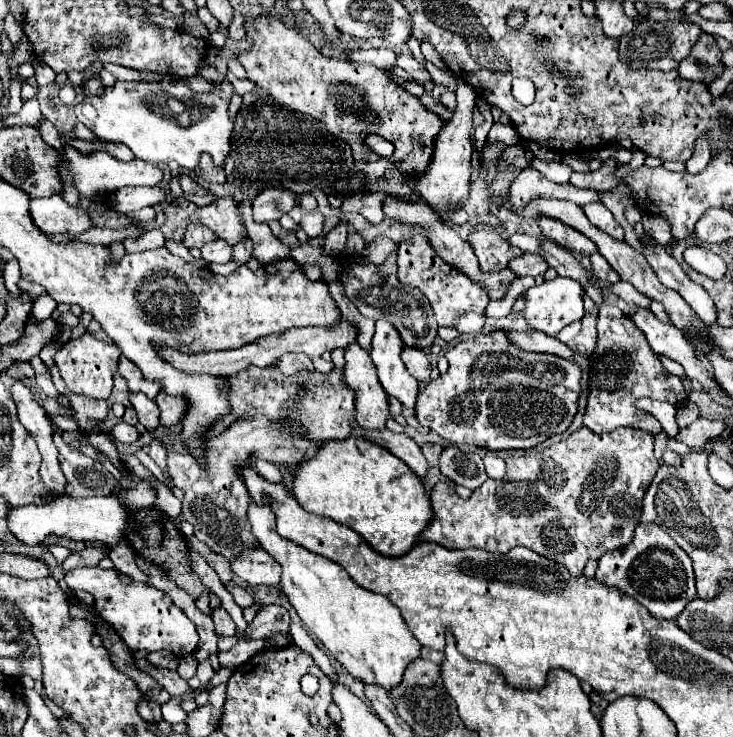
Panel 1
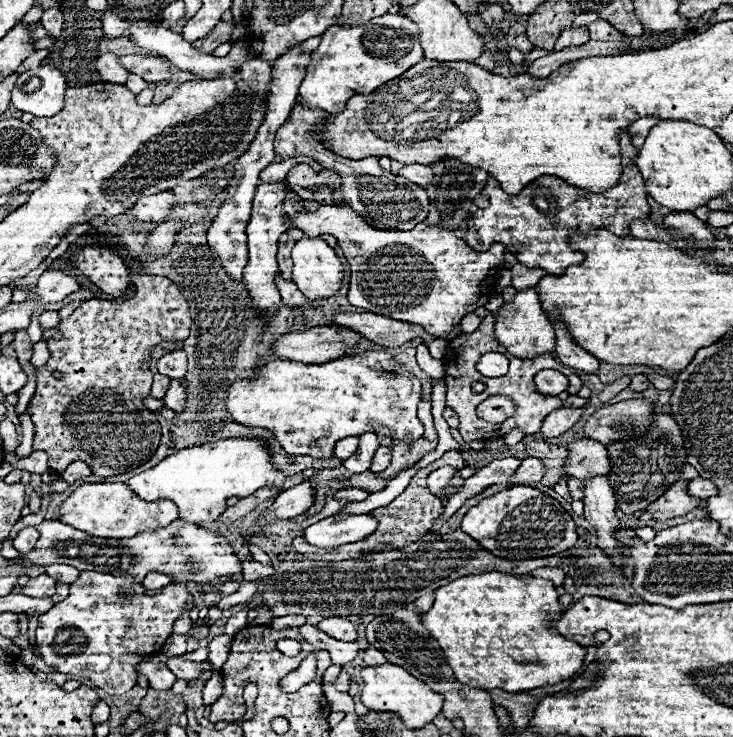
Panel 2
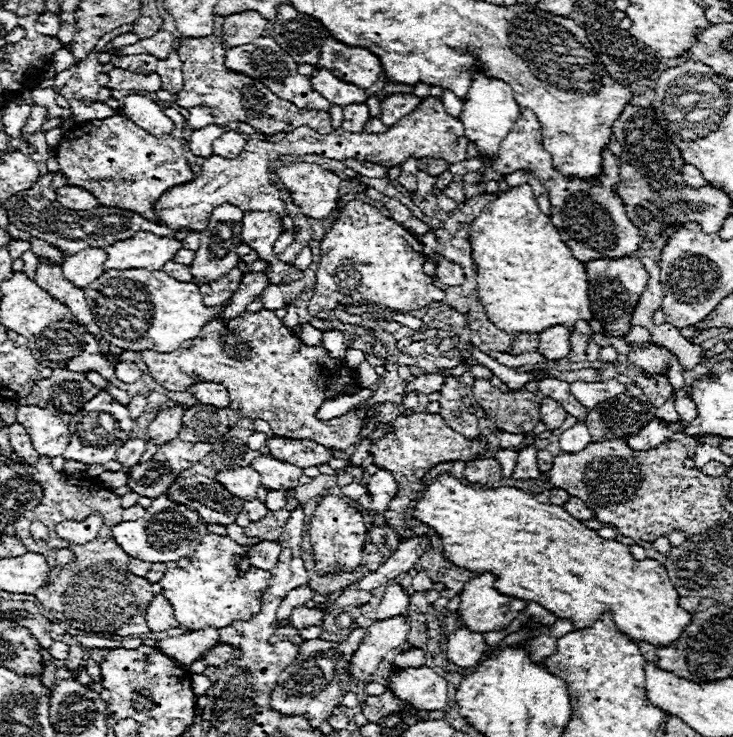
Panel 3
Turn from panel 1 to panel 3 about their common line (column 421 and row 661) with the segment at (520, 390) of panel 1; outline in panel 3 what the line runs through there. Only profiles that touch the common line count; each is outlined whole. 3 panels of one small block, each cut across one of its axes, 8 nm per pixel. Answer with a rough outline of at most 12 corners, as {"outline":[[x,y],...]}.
{"outline":[[410,650],[396,654],[392,666],[418,668],[424,666],[422,650]]}

